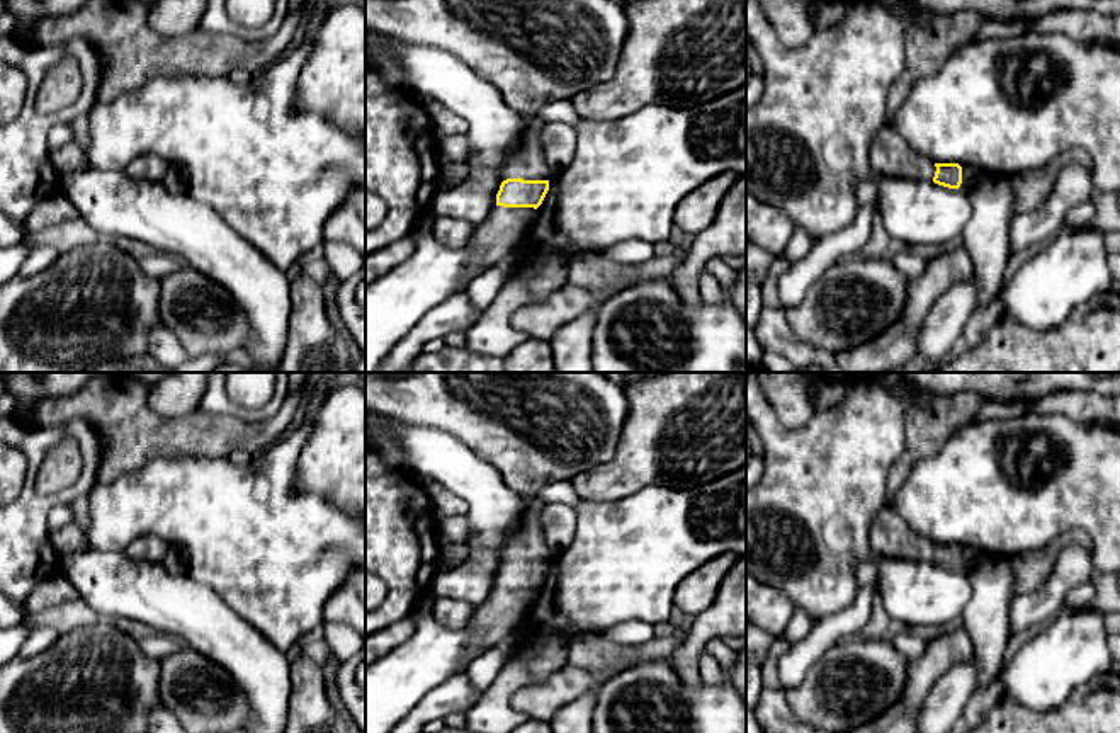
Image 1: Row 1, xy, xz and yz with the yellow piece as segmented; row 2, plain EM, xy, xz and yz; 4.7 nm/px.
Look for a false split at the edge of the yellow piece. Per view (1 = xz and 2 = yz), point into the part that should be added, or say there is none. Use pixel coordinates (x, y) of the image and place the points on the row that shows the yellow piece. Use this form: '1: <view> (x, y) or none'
1: xz (505, 227)
2: yz (891, 155)

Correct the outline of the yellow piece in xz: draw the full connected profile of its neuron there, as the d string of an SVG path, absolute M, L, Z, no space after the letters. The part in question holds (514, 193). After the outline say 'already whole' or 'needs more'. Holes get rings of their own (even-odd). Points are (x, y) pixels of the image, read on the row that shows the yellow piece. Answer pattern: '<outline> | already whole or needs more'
M527 117L518 143L508 155L496 206L486 223L474 228L469 262L459 291L483 270L498 264L525 236L535 209L542 204L554 170L546 163L540 131L544 121Z | needs more

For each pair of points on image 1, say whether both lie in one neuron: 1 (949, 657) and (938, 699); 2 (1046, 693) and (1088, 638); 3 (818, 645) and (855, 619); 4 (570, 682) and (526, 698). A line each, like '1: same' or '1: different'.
1: different
2: same
3: same
4: same

